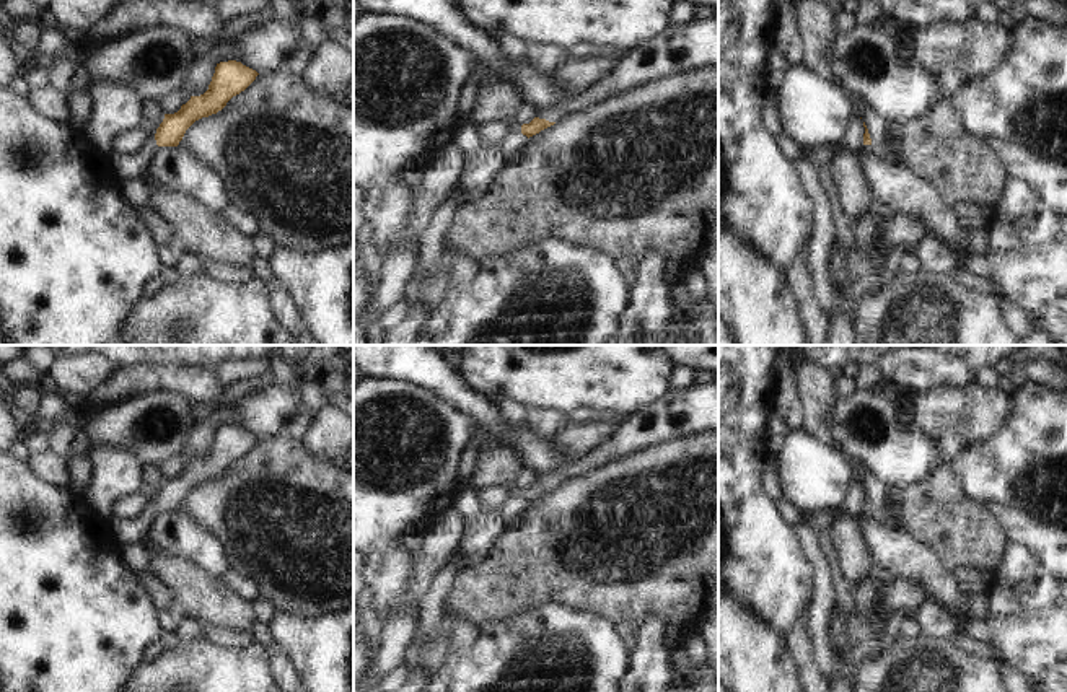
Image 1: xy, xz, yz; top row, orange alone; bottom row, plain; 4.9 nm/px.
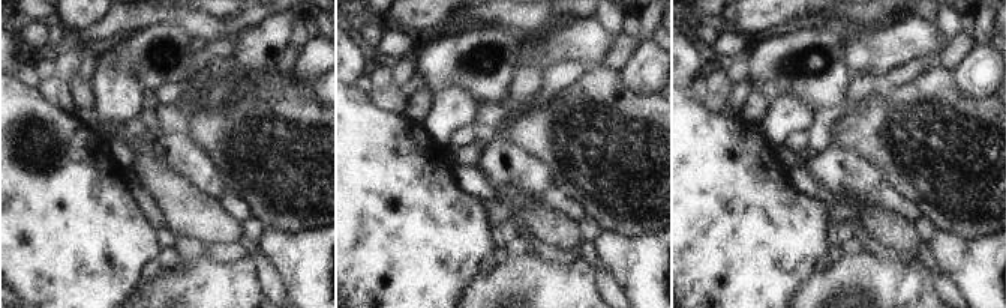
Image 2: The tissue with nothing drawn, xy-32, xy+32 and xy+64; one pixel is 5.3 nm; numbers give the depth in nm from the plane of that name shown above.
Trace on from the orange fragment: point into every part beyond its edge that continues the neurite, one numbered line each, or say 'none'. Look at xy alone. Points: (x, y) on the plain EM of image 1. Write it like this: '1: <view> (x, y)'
1: xy (126, 531)

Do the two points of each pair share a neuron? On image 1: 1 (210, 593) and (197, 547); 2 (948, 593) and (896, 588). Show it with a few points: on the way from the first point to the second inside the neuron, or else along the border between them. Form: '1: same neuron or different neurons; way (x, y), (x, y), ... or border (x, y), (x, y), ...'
1: different neurons; border (170, 554), (191, 560), (237, 593)
2: different neurons; border (895, 577), (917, 582), (929, 598)

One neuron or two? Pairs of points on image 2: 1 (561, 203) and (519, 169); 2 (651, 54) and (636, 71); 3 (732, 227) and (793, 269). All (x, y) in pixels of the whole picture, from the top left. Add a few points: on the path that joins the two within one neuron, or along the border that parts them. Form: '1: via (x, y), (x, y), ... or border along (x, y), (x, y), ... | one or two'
1: via (550, 196), (529, 176) | one
2: via (648, 59), (640, 66) | one
3: via (747, 241), (756, 241), (778, 256) | one

